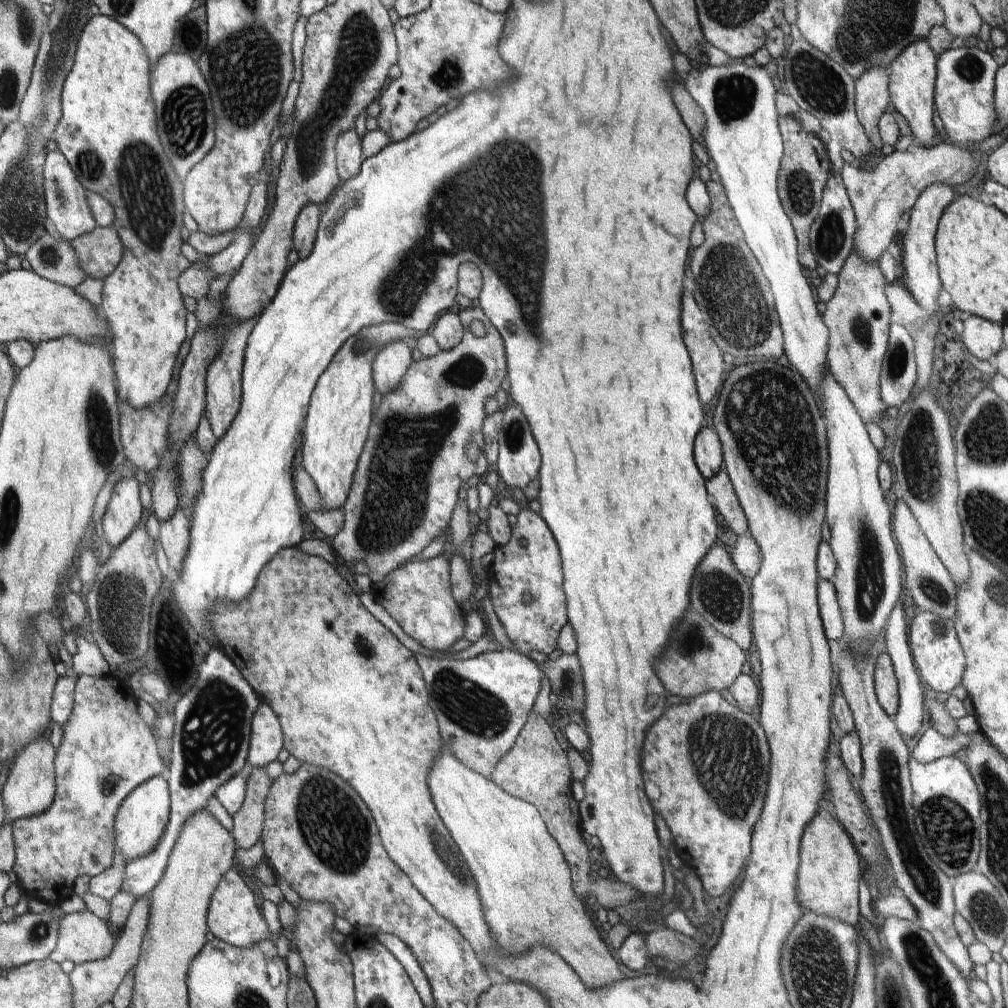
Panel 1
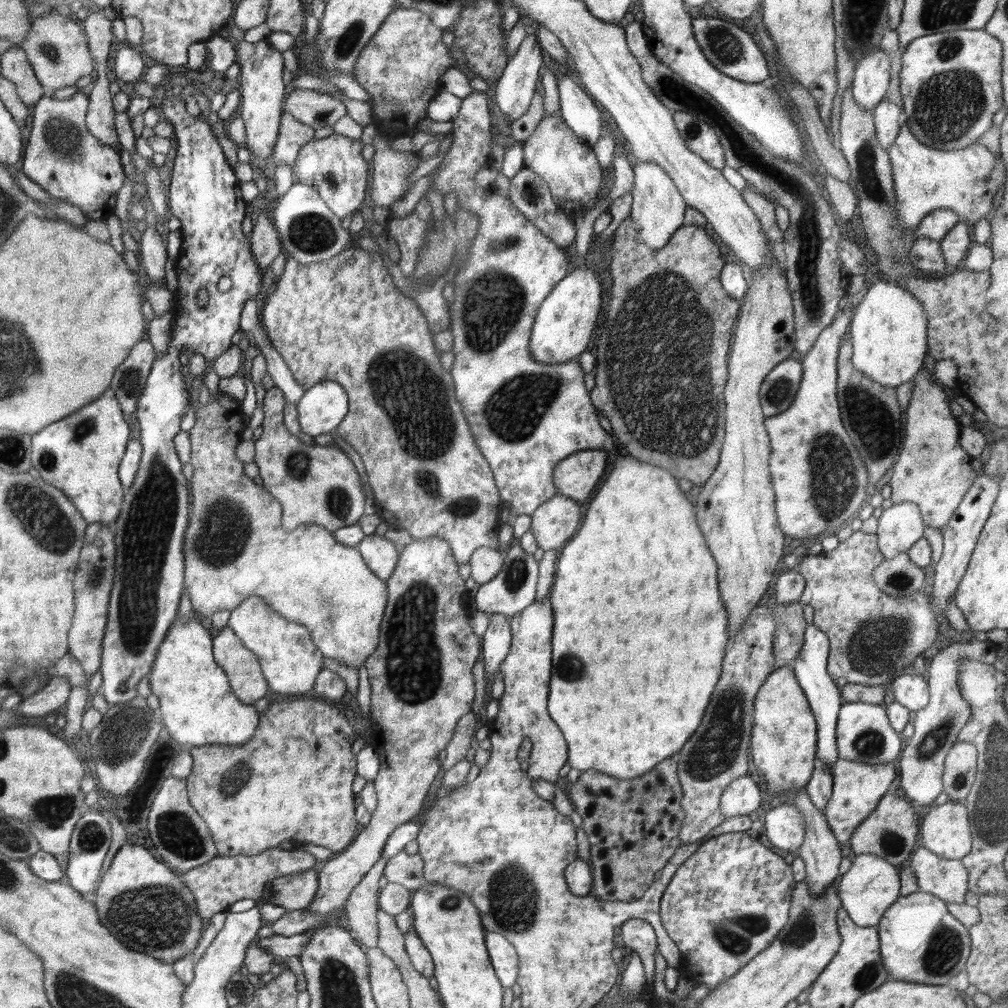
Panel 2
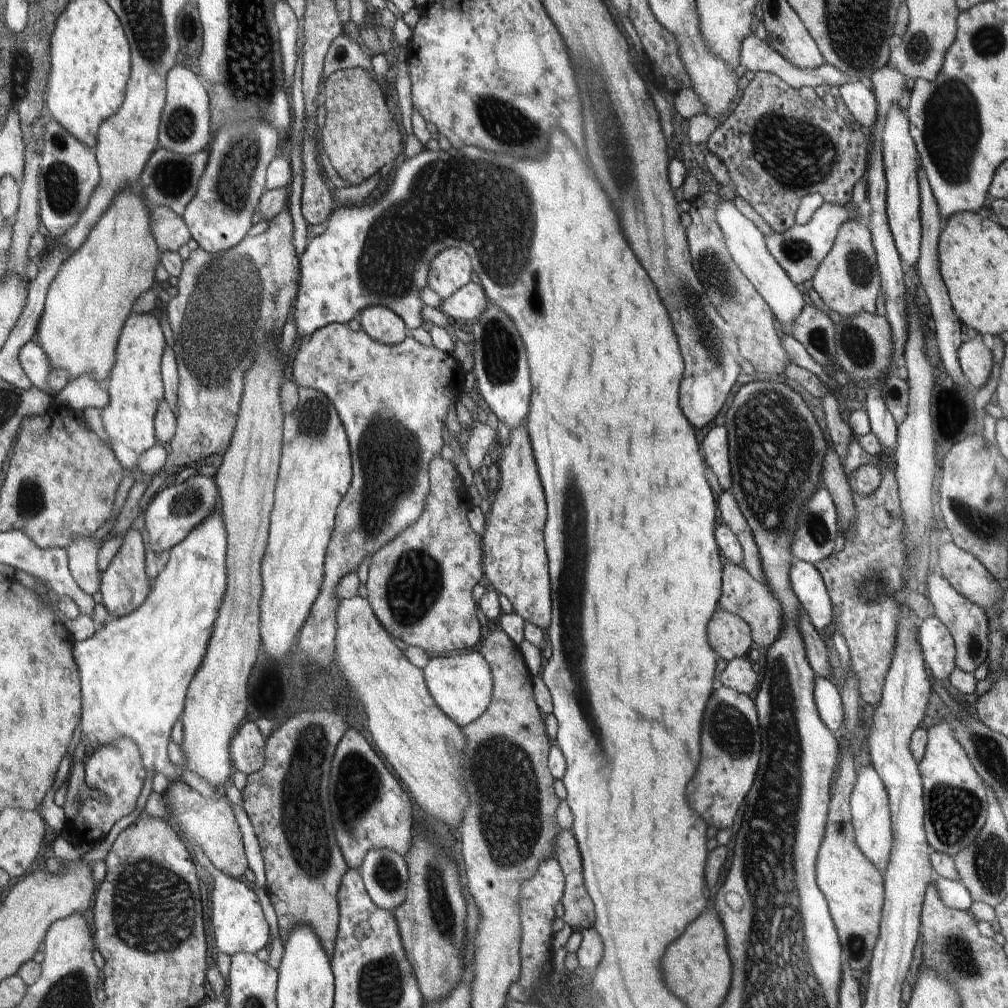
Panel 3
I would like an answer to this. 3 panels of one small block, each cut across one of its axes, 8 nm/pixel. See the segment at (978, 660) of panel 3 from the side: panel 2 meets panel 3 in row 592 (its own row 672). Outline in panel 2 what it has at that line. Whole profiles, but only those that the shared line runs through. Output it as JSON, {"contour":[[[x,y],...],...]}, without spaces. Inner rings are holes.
{"contour":[[[970,640],[968,643],[952,643],[932,658],[930,667],[926,668],[925,677],[929,686],[929,701],[924,708],[917,710],[914,721],[915,731],[912,737],[905,738],[906,746],[902,750],[900,760],[900,787],[904,790],[905,797],[920,806],[932,806],[935,804],[936,797],[943,792],[942,775],[944,775],[944,763],[950,747],[957,741],[957,736],[962,727],[967,723],[971,715],[970,703],[962,696],[958,682],[959,664],[965,658],[968,660],[979,660],[982,663],[993,664],[997,659],[997,648],[987,648],[978,640]]]}

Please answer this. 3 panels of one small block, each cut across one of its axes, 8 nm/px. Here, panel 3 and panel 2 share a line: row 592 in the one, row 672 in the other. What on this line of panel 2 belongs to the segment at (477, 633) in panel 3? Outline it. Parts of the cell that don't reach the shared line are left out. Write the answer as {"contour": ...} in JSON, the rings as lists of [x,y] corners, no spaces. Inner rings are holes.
{"contour":[[[436,537],[411,541],[399,555],[396,569],[385,583],[388,596],[379,626],[379,643],[363,664],[371,684],[370,734],[380,763],[378,776],[373,780],[377,796],[376,811],[352,844],[342,853],[319,864],[318,888],[306,910],[322,915],[326,921],[335,919],[341,913],[352,889],[380,860],[390,834],[423,811],[422,805],[430,785],[441,769],[438,754],[450,742],[458,719],[472,711],[476,694],[472,667],[480,656],[482,640],[470,626],[471,613],[467,608],[472,596],[459,574],[459,564],[454,560],[449,542]]]}

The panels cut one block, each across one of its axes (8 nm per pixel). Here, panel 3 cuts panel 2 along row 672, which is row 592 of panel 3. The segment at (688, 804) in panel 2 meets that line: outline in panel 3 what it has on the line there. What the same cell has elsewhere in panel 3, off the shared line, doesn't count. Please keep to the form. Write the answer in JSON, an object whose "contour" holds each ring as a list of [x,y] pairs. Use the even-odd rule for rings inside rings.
{"contour":[[[728,562],[728,566],[723,567],[721,595],[718,607],[729,613],[739,616],[751,628],[753,642],[758,644],[760,650],[767,649],[780,634],[781,628],[781,606],[770,589],[761,581],[754,580],[750,573],[734,563]]]}

